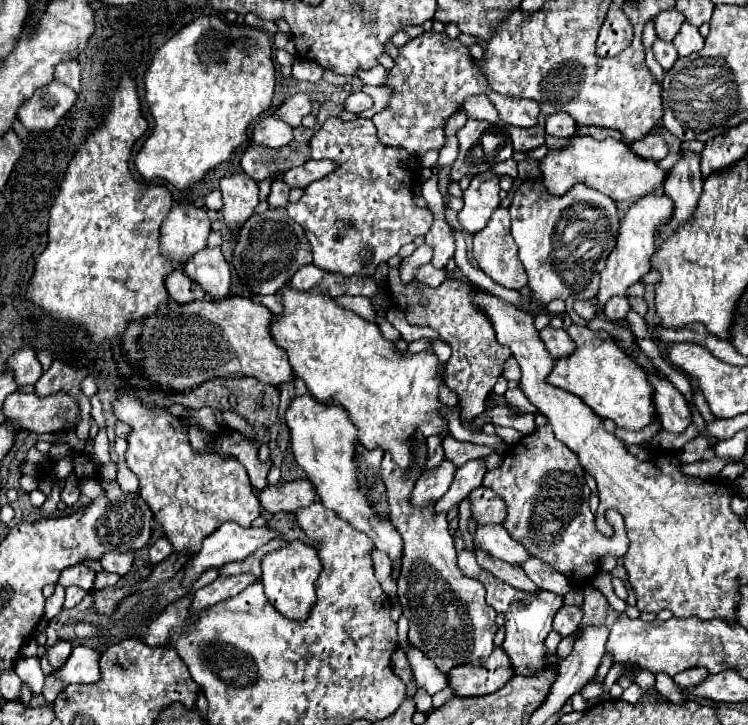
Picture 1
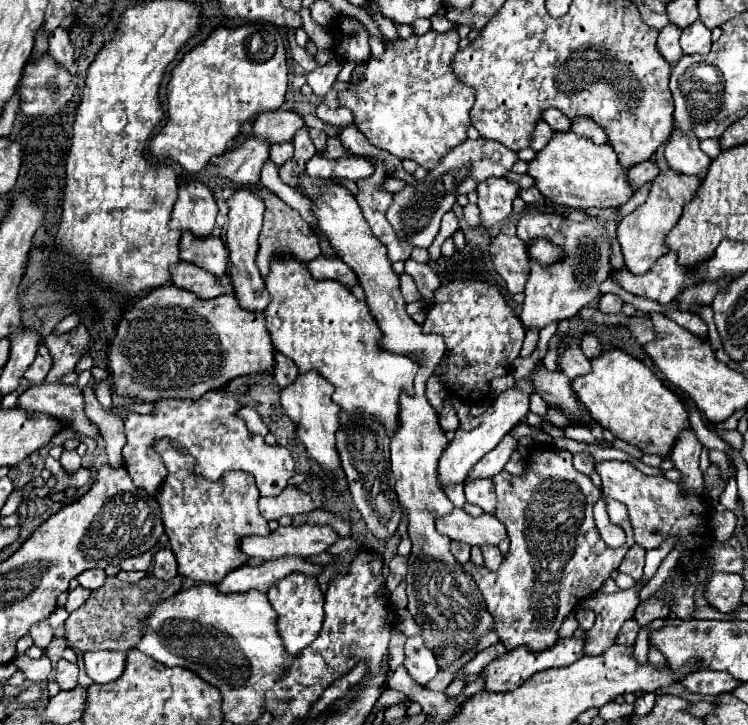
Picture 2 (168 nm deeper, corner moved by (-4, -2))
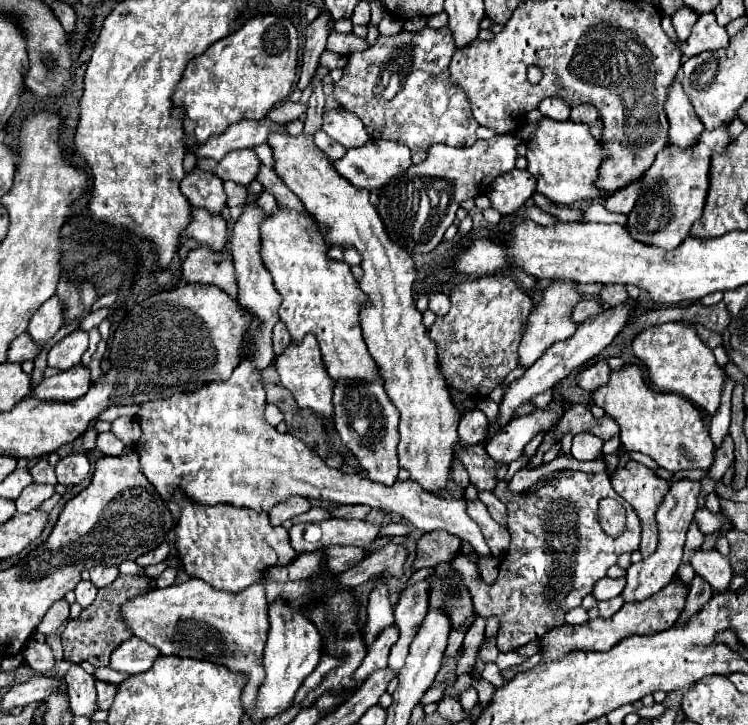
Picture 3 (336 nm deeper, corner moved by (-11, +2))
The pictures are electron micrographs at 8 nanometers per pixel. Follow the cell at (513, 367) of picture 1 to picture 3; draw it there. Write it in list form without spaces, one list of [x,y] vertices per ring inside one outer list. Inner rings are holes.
[[[581,432],[573,436],[573,446],[571,446],[571,454],[577,460],[595,460],[601,456],[601,448],[603,448],[603,440],[595,434],[589,432]]]

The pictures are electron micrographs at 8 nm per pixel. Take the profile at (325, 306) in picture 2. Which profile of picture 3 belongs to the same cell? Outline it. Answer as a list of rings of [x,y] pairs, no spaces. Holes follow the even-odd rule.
[[[261,192],[259,206],[265,212],[261,224],[261,258],[273,276],[277,292],[283,296],[279,318],[287,326],[291,340],[301,342],[305,334],[313,334],[319,342],[325,368],[335,382],[377,380],[379,368],[367,352],[359,322],[359,312],[367,304],[367,298],[359,290],[349,264],[327,258],[323,234],[309,214],[277,208],[269,192]]]

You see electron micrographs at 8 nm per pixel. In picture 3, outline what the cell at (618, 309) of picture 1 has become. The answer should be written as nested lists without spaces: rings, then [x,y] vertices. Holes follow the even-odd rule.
[[[605,286],[601,290],[601,300],[603,300],[603,304],[607,308],[613,308],[617,304],[627,302],[629,300],[629,294],[627,294],[627,290],[623,286]]]

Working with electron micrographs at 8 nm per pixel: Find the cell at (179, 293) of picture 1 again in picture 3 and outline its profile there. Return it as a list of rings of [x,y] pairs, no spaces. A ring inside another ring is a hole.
[[[207,248],[191,250],[181,264],[181,276],[185,282],[213,284],[223,292],[237,298],[237,280],[233,262],[223,252],[211,252]]]

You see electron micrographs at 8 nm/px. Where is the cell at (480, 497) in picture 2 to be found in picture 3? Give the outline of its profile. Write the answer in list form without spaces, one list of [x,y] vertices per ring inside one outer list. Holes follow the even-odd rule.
[[[455,446],[455,456],[463,462],[469,472],[471,484],[479,492],[491,492],[499,478],[505,478],[507,466],[493,462],[483,446]]]

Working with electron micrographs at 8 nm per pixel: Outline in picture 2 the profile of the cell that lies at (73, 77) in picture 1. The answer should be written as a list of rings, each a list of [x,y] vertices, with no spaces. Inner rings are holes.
[[[56,28],[52,34],[50,34],[50,48],[48,52],[62,64],[70,70],[70,66],[74,64],[74,48],[72,48],[72,42],[66,34],[64,28]]]

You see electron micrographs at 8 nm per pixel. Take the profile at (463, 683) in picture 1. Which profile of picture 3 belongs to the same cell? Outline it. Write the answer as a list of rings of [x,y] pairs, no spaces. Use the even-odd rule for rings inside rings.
[[[669,582],[663,590],[659,590],[659,594],[653,594],[651,598],[647,598],[647,602],[635,602],[635,604],[627,604],[623,606],[619,612],[615,612],[611,618],[595,618],[589,620],[581,626],[559,626],[555,630],[549,630],[547,634],[543,634],[543,638],[539,638],[539,654],[543,656],[543,662],[551,662],[551,660],[559,660],[565,658],[571,652],[583,650],[611,650],[615,644],[619,644],[623,638],[629,636],[643,636],[643,634],[657,634],[663,632],[667,628],[671,628],[675,624],[675,620],[679,618],[683,606],[685,606],[685,596],[687,596],[687,588],[681,582]]]

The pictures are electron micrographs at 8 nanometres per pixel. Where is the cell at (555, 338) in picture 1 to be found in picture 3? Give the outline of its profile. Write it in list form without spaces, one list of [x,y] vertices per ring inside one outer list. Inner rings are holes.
[[[599,360],[593,366],[589,366],[589,368],[585,368],[585,370],[581,370],[577,374],[577,384],[583,390],[593,392],[595,388],[599,388],[601,384],[605,384],[609,380],[609,372],[611,372],[611,368],[607,366],[607,362],[605,360]]]

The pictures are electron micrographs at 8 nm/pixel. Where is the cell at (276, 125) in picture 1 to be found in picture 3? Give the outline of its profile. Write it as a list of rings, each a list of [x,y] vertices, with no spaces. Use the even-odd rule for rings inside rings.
[[[243,148],[243,150],[229,152],[221,162],[217,162],[215,174],[221,180],[233,180],[237,184],[247,186],[251,180],[255,180],[259,166],[261,166],[261,162],[259,162],[255,150]]]

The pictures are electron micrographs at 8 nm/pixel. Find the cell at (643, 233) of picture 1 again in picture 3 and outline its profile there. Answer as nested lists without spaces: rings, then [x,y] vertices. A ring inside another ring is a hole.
[[[727,128],[717,130],[705,130],[699,138],[699,142],[689,150],[679,150],[671,144],[667,144],[655,158],[653,166],[643,174],[643,196],[637,200],[635,208],[629,214],[627,230],[631,238],[659,246],[663,250],[675,250],[691,230],[691,224],[701,216],[707,196],[707,174],[709,174],[709,162],[711,154],[723,152],[729,144],[729,132]]]

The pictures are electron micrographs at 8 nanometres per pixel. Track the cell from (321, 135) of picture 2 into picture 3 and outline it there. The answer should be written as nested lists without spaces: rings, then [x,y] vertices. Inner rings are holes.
[[[319,130],[319,132],[315,134],[315,146],[317,146],[319,150],[323,150],[331,160],[339,160],[339,158],[343,158],[343,154],[345,154],[345,148],[343,148],[337,140],[333,140],[331,136],[327,136],[323,130]]]

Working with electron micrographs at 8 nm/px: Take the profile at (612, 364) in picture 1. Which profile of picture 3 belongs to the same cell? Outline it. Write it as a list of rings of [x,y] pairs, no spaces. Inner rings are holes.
[[[625,364],[621,370],[611,370],[609,382],[599,386],[599,390],[593,390],[591,400],[619,424],[619,436],[625,450],[643,452],[669,472],[709,468],[713,464],[715,444],[697,406],[679,394],[651,390],[639,364]]]

